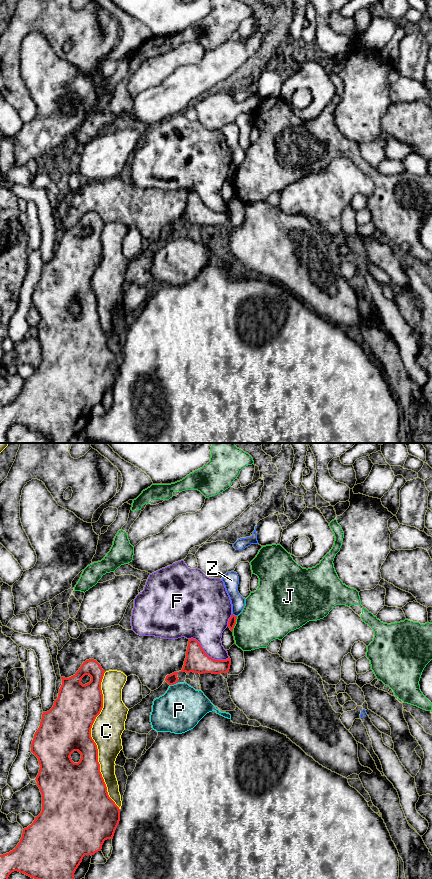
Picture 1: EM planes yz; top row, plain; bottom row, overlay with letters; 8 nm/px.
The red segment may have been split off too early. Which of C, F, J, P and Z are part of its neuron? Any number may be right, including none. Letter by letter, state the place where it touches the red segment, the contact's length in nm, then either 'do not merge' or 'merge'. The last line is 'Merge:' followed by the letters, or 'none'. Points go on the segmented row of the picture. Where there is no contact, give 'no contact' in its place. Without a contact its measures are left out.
C: yz (93, 741) | 1100 nm | do not merge
F: yz (207, 655) | 360 nm | do not merge
J: yz (235, 623) | 130 nm | do not merge
P: yz (173, 684) | 70 nm | do not merge
Z: yz (234, 615) | 50 nm | do not merge
Merge: none

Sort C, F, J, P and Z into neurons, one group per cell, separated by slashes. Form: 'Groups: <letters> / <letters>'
Groups: C / F / J / P / Z

